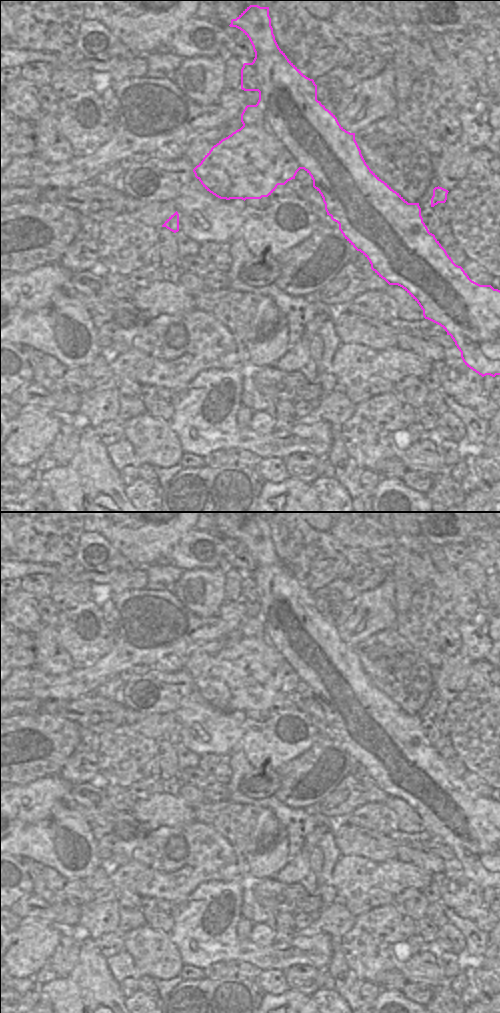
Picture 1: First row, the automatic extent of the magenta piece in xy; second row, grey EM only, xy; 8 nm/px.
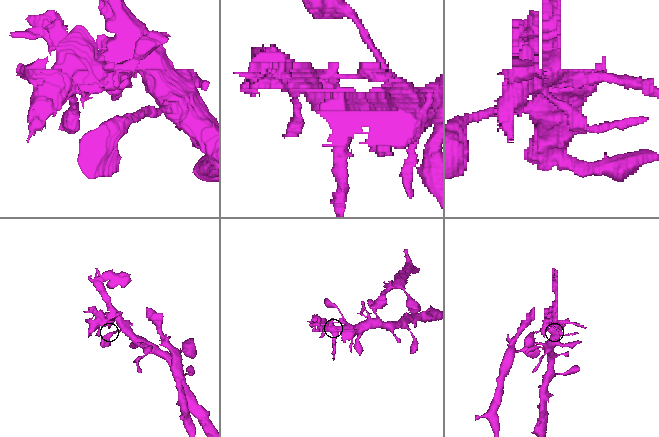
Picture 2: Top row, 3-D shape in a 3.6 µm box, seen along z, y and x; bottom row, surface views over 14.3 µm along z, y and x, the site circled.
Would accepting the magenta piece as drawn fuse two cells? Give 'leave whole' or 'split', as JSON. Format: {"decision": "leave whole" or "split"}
{"decision": "split"}

